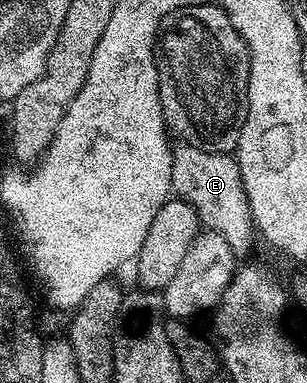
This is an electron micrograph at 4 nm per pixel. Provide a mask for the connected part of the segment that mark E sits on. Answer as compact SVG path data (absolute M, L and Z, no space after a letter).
M177 146L172 153L172 191L175 198L185 199L196 210L207 230L217 231L226 237L233 251L243 253L251 245L252 235L254 239L252 210L240 170L231 154Z

